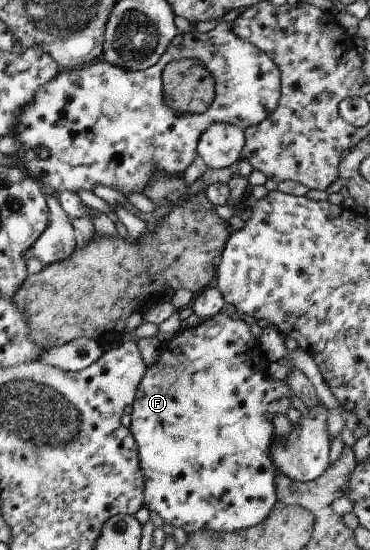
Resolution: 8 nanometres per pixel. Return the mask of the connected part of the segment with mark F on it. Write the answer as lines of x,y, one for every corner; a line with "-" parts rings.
220,312
216,317
204,320
196,327
180,329
172,339
162,344
158,361
147,367
145,377
132,401
133,410
129,429
133,432
136,440
140,467
144,471
144,479
146,479
146,487
144,487
146,505
144,507
149,511
156,511
164,522
170,523
174,527
182,527
188,534
204,529
218,533
233,532
255,526
269,516
278,501
276,486
278,471
270,459
270,448
274,443
272,418
276,413
285,413
287,409
290,409
290,395
294,393
285,379
274,381
273,378
266,379
262,373
256,373
254,351
258,351
258,343
252,337
252,333
250,333
244,320
235,315
229,316

